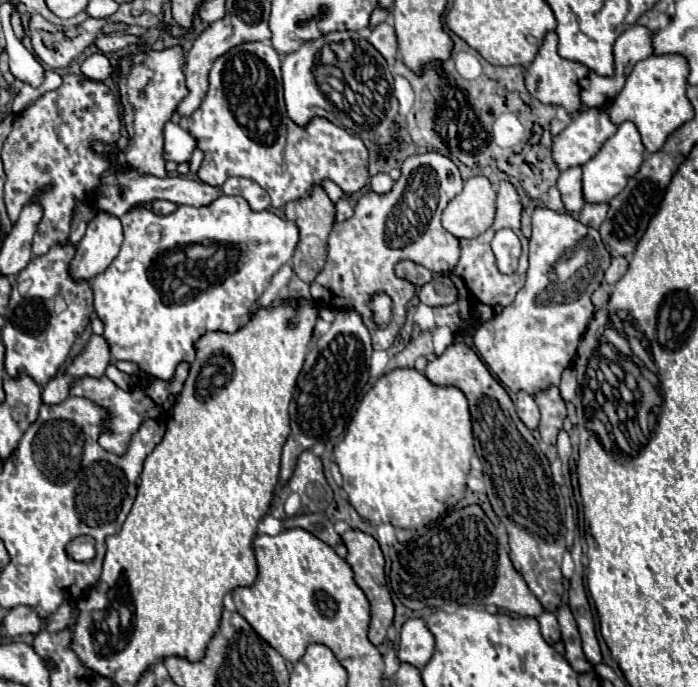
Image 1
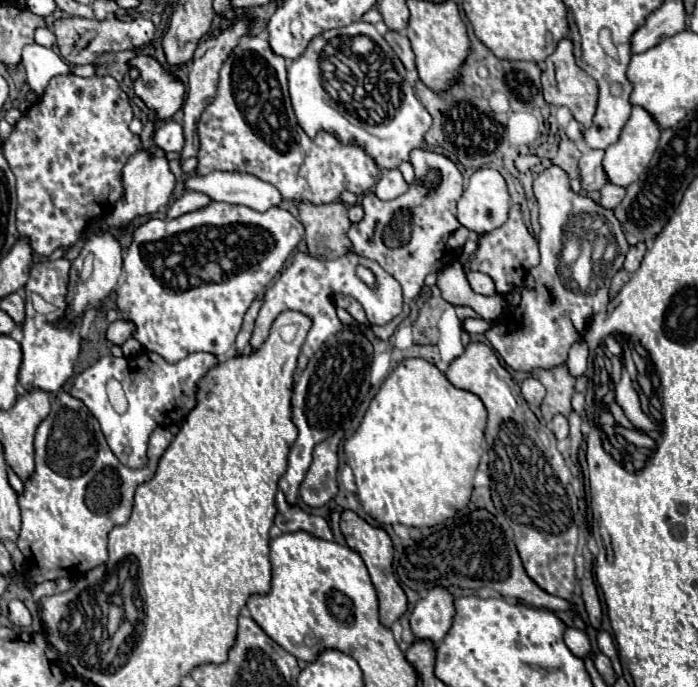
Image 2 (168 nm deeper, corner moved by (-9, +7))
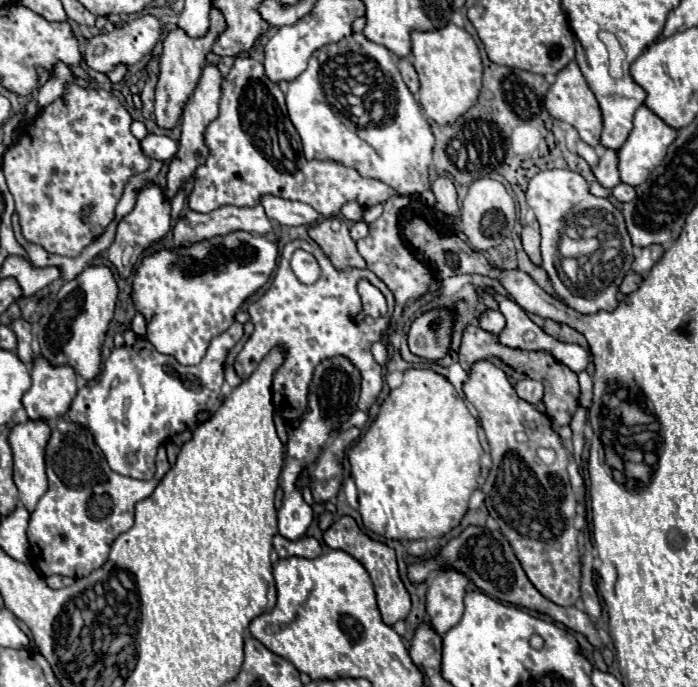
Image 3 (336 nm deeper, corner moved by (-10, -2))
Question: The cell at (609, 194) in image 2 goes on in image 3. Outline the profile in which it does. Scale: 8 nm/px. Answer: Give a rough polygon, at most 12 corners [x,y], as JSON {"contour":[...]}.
{"contour":[[618,184],[614,196],[620,202],[630,202],[636,192],[630,184]]}

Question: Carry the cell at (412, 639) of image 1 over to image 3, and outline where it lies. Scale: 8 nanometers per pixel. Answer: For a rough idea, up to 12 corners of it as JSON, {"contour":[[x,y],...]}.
{"contour":[[438,570],[426,610],[438,634],[460,622],[468,576]]}

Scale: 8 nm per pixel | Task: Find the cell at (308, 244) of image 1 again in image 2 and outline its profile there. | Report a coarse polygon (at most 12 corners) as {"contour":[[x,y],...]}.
{"contour":[[341,201],[299,203],[309,255],[337,259],[349,251],[351,225]]}

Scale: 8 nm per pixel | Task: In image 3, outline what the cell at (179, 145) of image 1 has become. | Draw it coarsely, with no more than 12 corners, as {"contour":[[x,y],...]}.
{"contour":[[148,134],[140,148],[148,158],[166,162],[178,144],[168,136]]}

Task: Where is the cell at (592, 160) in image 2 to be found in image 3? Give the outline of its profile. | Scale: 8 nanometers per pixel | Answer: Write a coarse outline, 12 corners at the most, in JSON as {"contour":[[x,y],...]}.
{"contour":[[600,152],[600,162],[592,168],[596,180],[614,188],[620,184],[618,152]]}

